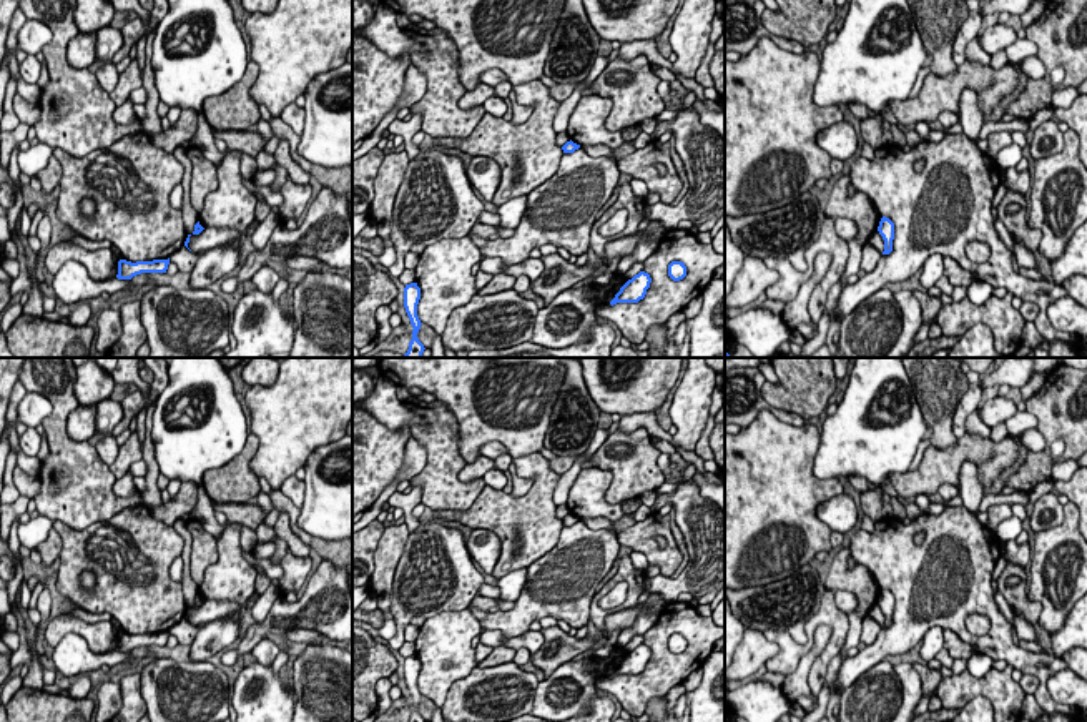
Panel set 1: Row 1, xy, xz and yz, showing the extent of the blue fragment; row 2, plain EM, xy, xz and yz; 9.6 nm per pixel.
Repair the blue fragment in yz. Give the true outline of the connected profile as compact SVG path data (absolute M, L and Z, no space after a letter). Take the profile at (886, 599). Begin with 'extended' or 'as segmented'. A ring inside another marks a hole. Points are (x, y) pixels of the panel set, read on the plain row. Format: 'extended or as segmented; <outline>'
as segmented; M883 589L878 599L879 607L884 612L884 624L883 627L889 627L893 624L893 612L894 612L894 596Z

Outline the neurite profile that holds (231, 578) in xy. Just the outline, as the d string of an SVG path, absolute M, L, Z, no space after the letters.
M229 522L216 541L218 561L206 567L198 594L203 601L244 604L256 586L258 571L243 557L239 524Z

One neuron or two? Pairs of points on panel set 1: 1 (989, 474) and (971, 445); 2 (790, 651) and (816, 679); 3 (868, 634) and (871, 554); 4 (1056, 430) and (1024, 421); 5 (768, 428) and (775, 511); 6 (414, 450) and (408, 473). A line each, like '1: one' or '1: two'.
1: one
2: one
3: two
4: two
5: one
6: one

